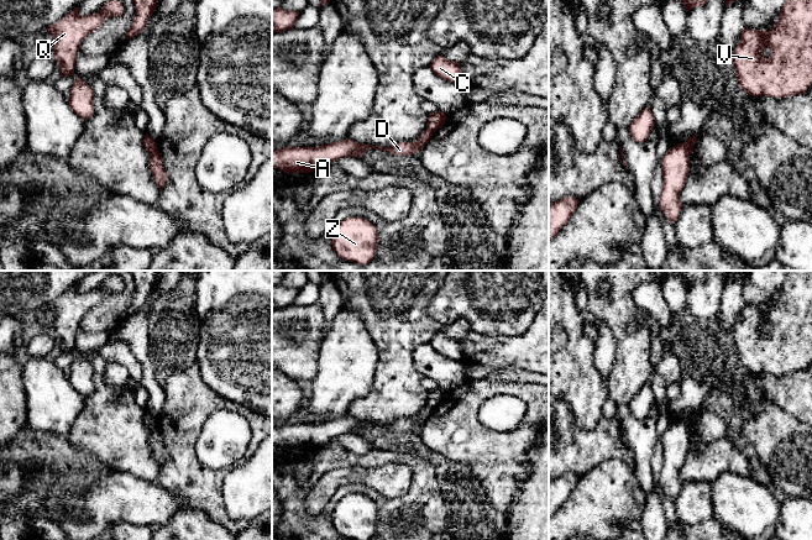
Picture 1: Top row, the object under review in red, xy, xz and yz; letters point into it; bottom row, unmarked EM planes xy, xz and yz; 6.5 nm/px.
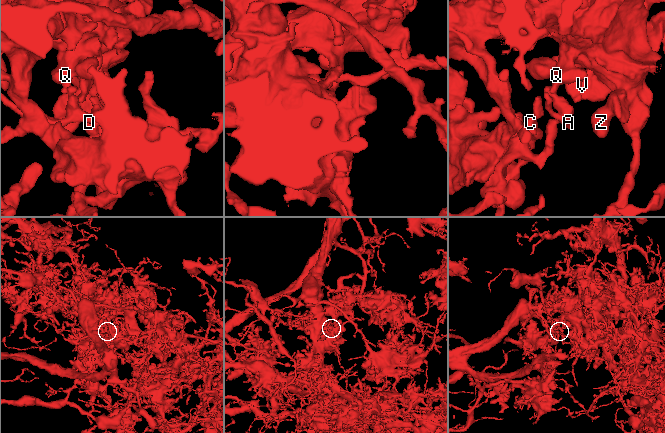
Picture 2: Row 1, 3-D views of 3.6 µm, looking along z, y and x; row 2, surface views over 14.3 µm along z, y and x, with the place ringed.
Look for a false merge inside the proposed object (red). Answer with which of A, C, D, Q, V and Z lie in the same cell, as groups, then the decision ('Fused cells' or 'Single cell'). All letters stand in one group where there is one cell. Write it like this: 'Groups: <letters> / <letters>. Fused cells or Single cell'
Groups: A D / C Q V Z. Fused cells

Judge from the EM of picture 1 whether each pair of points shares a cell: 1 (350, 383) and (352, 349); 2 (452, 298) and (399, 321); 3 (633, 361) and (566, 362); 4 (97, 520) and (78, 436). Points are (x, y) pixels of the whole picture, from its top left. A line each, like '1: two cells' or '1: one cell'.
1: one cell
2: two cells
3: two cells
4: two cells

